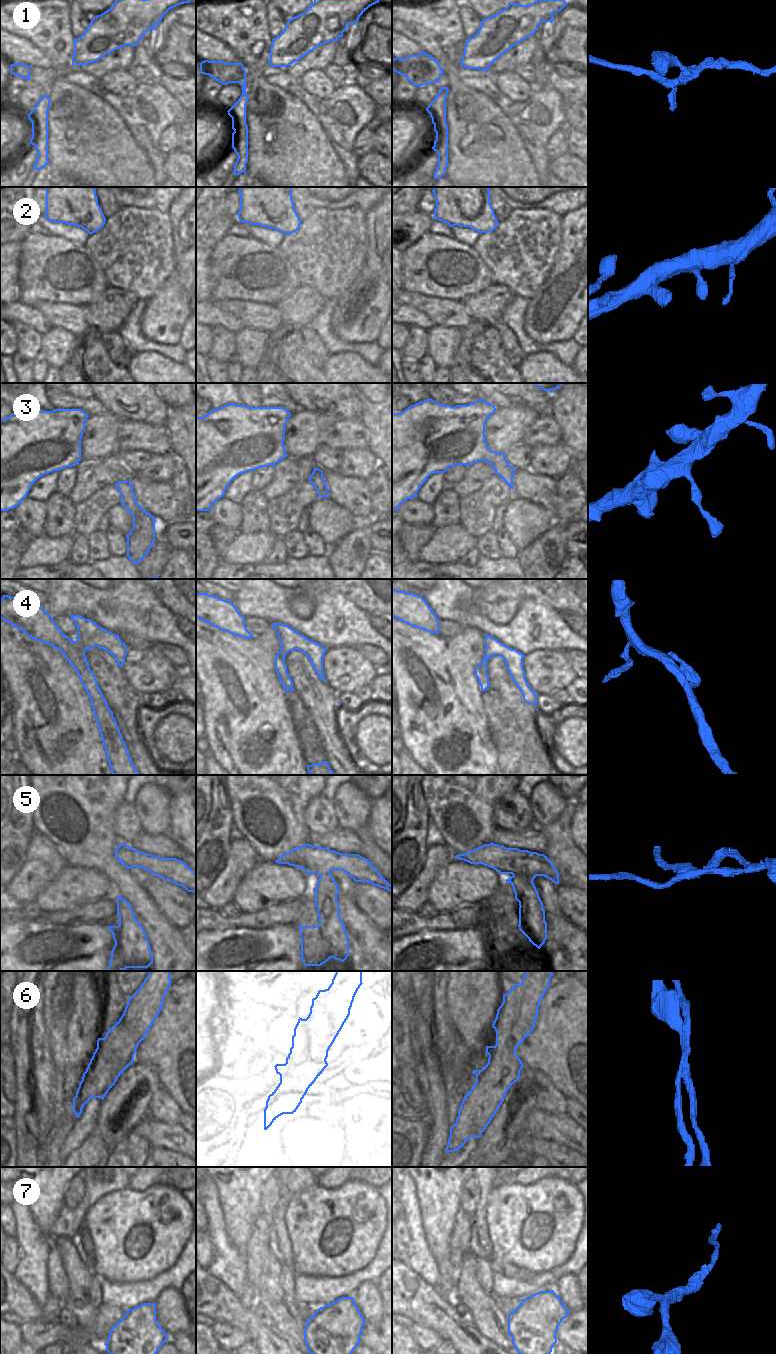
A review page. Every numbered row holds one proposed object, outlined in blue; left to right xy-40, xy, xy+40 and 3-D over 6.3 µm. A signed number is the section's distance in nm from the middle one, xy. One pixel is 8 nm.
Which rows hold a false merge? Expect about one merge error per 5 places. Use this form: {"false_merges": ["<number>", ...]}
{"false_merges": ["4", "5", "6"]}

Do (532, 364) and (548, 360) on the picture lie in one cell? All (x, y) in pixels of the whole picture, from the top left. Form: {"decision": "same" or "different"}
{"decision": "same"}

